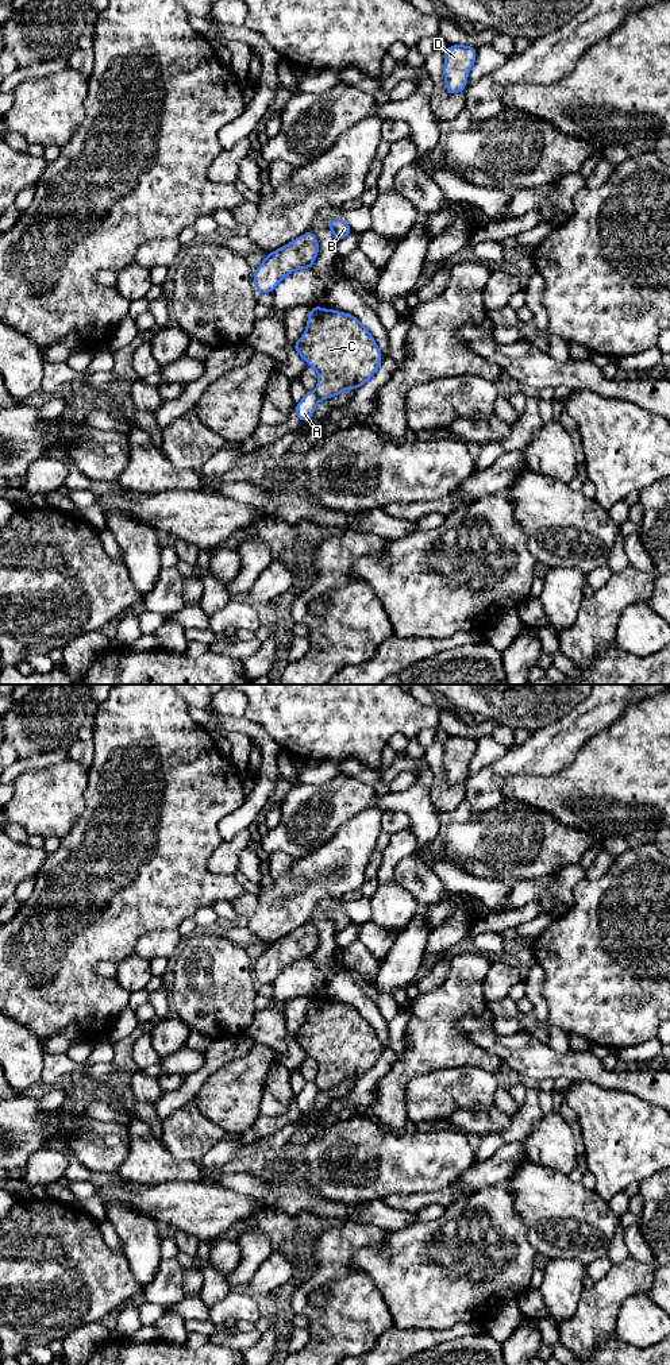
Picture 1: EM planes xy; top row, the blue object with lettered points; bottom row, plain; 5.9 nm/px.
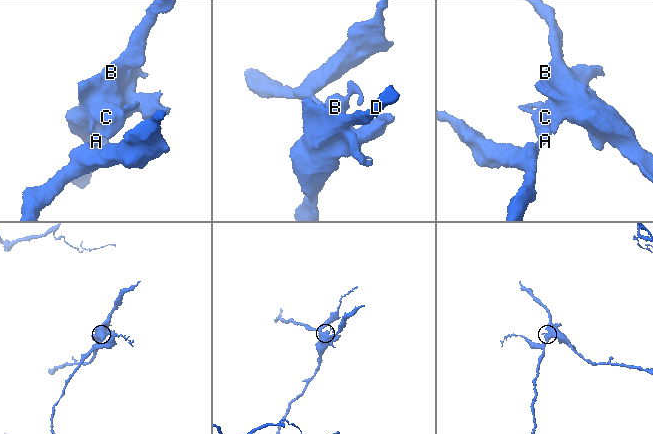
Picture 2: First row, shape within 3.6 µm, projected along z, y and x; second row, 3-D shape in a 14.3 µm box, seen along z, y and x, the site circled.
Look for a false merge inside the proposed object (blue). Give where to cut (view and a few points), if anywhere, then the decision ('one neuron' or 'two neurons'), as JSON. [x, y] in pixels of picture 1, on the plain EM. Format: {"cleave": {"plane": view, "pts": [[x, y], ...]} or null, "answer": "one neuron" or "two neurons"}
{"cleave": {"plane": "xy", "pts": [[314, 1083], [319, 1091]]}, "answer": "two neurons"}

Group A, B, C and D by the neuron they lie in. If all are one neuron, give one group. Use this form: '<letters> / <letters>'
A / B C D

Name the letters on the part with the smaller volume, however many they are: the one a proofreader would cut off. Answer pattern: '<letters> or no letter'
A

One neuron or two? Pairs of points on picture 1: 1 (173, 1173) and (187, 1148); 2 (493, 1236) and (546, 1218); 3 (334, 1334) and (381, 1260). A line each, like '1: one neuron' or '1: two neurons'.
1: two neurons
2: two neurons
3: two neurons

